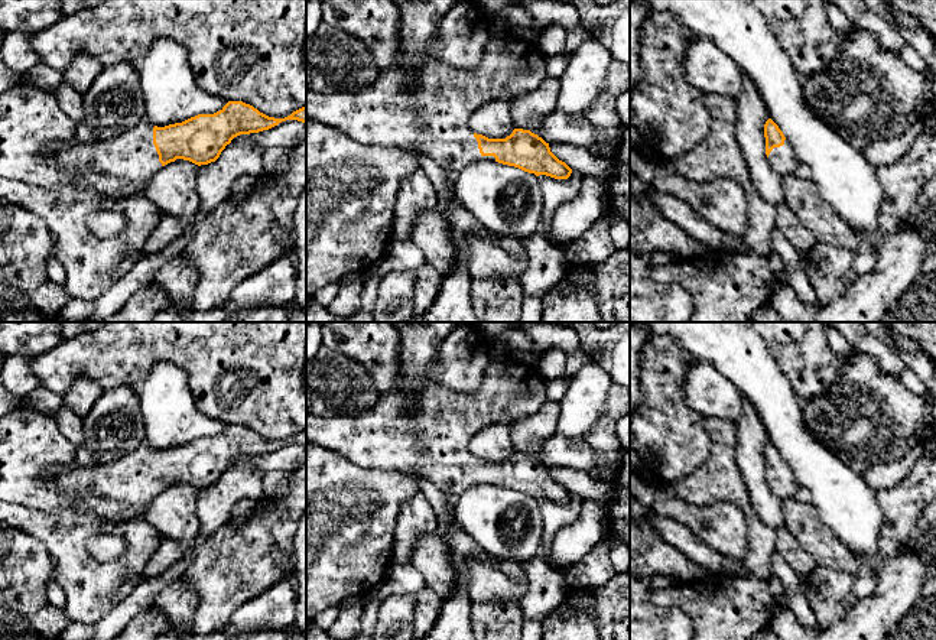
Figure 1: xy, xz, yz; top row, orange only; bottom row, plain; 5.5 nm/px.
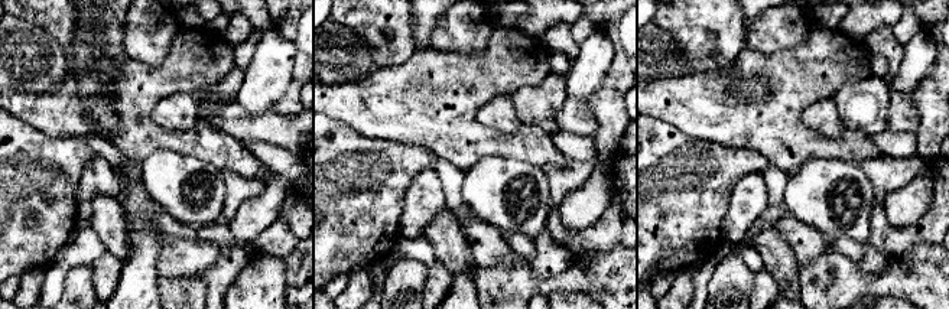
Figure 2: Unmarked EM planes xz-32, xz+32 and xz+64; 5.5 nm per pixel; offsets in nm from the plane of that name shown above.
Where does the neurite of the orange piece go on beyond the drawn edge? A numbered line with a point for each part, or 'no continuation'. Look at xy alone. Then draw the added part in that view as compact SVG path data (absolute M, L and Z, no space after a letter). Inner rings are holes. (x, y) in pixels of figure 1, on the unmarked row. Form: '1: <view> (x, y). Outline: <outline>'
1: xy (132, 480). Outline: M146 442L129 455L105 465L90 468L78 465L74 470L62 470L53 477L53 485L74 498L101 497L127 506L147 506L162 491L153 468L153 449Z

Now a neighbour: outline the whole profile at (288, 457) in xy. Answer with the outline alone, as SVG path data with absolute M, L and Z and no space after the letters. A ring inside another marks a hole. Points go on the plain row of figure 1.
M286 444L259 457L240 458L231 467L247 465L261 474L269 471L293 472L306 461L306 448L298 444Z

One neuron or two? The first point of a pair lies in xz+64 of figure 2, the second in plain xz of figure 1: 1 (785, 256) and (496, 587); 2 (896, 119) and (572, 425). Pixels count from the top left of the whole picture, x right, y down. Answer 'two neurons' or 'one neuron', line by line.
1: two neurons
2: two neurons

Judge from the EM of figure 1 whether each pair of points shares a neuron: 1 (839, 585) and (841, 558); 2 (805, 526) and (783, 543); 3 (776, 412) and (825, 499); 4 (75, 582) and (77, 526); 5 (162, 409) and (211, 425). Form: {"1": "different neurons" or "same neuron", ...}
{"1": "different neurons", "2": "different neurons", "3": "same neuron", "4": "same neuron", "5": "same neuron"}

